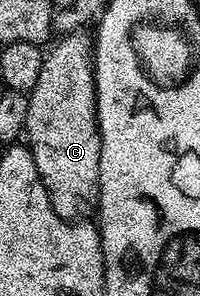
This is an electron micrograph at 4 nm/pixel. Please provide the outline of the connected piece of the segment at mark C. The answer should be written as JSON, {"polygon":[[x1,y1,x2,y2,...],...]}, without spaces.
{"polygon":[[84,29,82,31,74,31,69,35,64,35,56,42,54,46,46,52,43,64,41,65,40,76,37,77,37,82,33,85,33,89,27,93,27,100,29,101,28,116,26,118,25,137,27,138,27,146,31,150,31,155,34,157,34,165,37,166,39,179,42,181,44,189,48,197,50,197,50,204,53,205,54,212,62,219,68,221,76,220,90,204,94,204,97,197,100,175,100,133,99,123,96,120,96,85,95,85,95,61,93,58,93,35,90,30]]}

